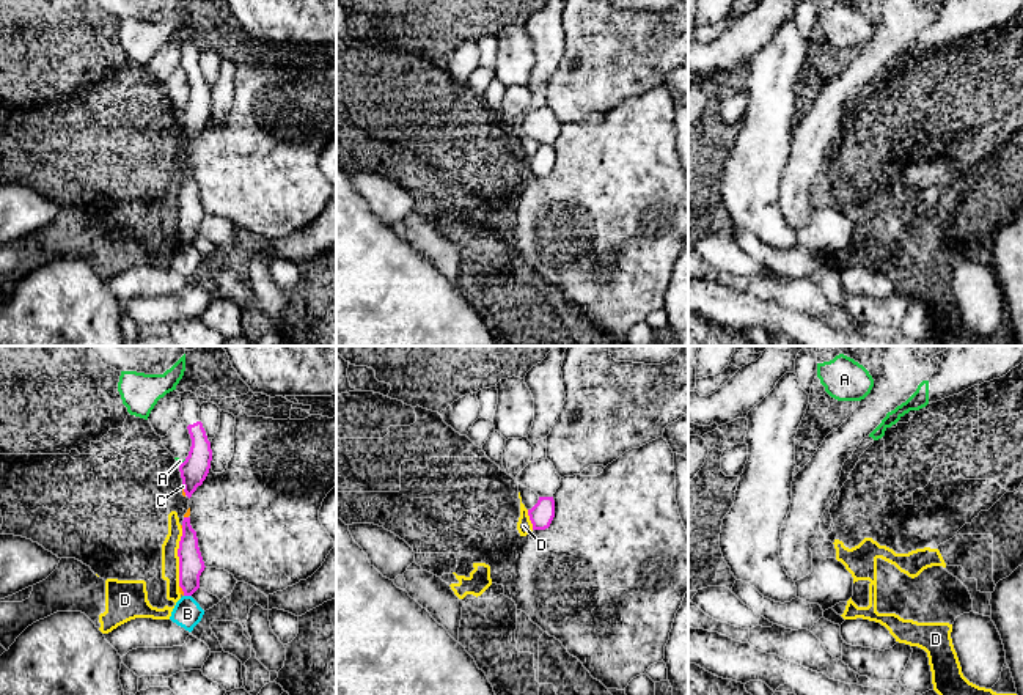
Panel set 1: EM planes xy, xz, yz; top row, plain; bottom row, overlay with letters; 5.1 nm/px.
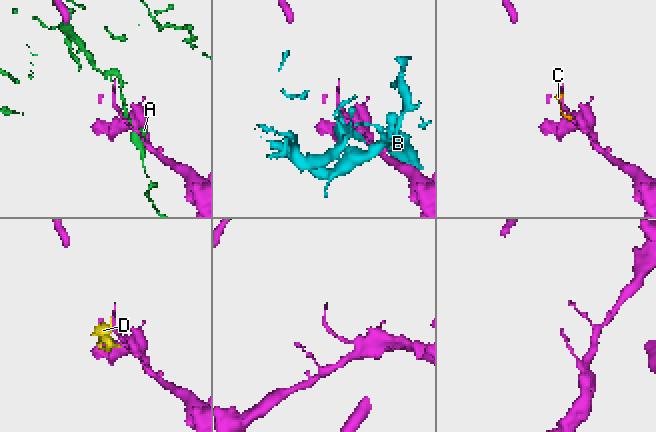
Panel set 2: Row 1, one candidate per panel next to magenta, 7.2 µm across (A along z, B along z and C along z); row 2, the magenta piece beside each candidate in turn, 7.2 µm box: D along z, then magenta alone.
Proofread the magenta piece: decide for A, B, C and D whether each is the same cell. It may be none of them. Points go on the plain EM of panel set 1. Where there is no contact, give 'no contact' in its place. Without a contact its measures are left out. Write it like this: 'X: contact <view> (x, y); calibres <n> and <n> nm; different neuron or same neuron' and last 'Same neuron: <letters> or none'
A: contact xy (183, 110); calibres 140 and 30 nm; different neuron
B: contact xy (187, 242); calibres 130 and 150 nm; different neuron
C: contact xy (184, 137); calibres 140 and 20 nm; same neuron
D: contact xy (178, 203); calibres 130 and 100 nm; different neuron
Same neuron: C

